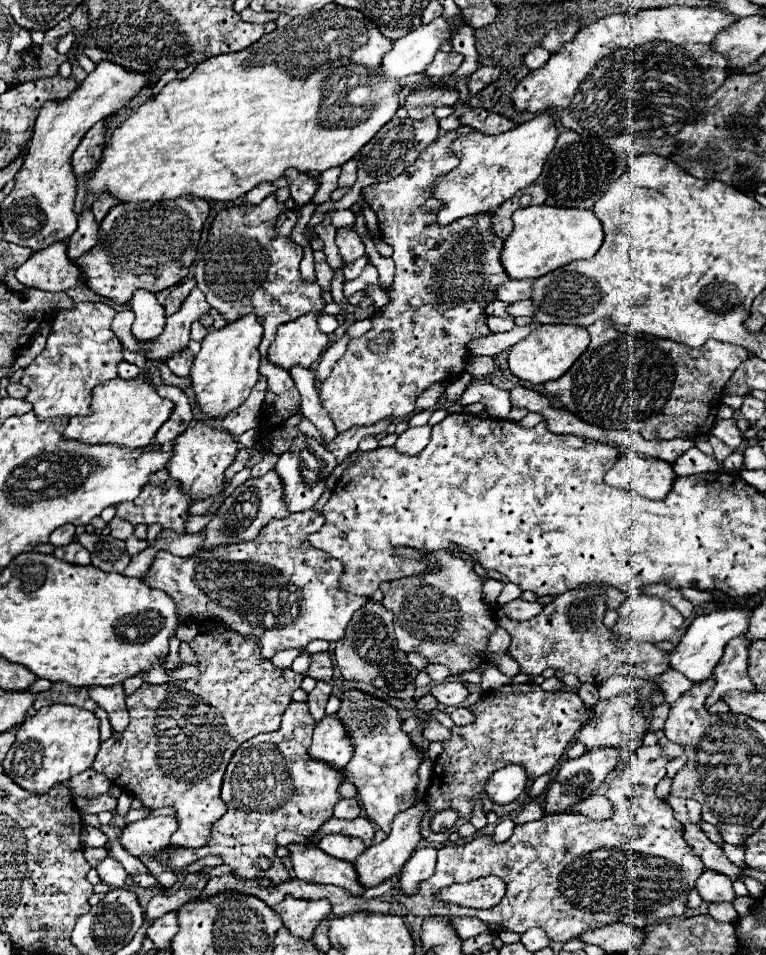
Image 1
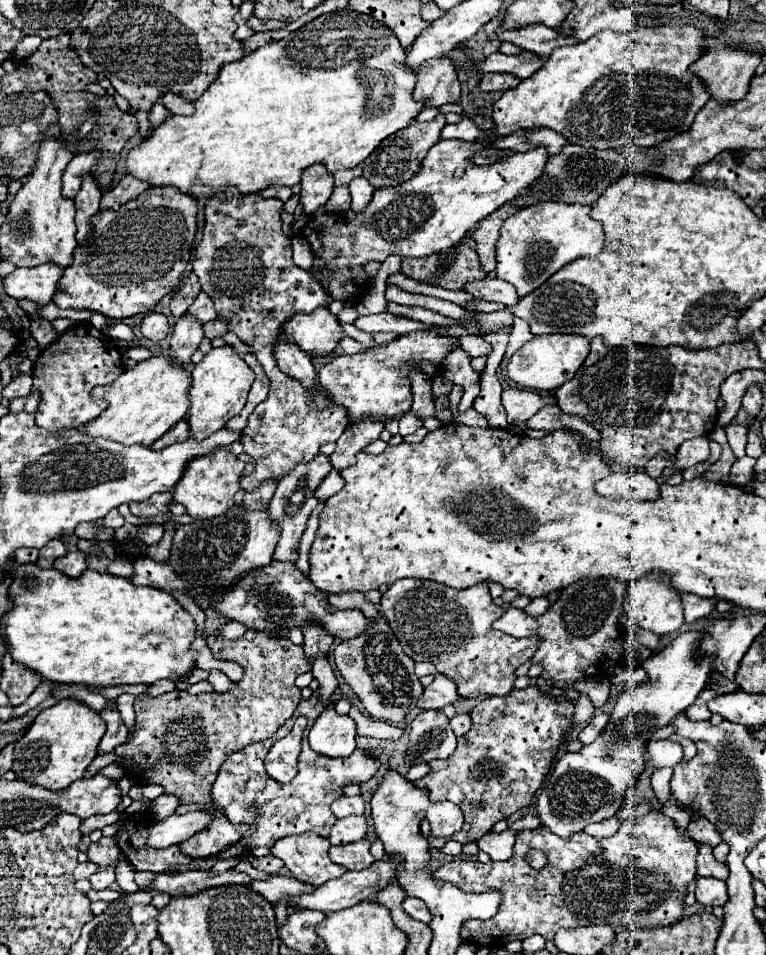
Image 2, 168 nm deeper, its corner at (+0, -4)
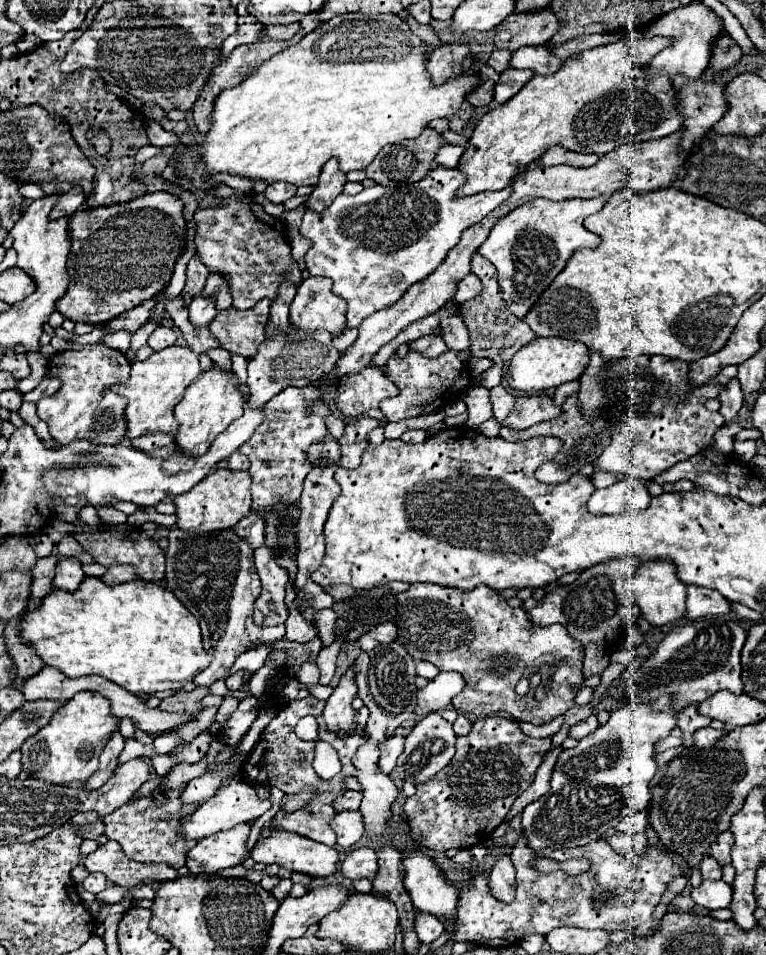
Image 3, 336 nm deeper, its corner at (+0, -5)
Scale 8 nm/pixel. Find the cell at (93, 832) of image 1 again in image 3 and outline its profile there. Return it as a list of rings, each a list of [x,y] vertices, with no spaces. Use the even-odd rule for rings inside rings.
[[[108,841],[84,859],[88,873],[104,873],[108,881],[120,887],[134,887],[144,881],[172,881],[178,871],[166,863],[136,863],[130,861],[116,841]]]

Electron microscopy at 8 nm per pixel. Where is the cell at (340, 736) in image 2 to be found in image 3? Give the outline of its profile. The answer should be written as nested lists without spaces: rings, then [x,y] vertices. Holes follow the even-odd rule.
[[[348,667],[348,671],[342,675],[340,683],[336,685],[334,693],[328,697],[328,703],[322,713],[328,729],[336,731],[338,735],[344,735],[346,729],[352,729],[354,719],[356,719],[356,713],[352,709],[352,701],[358,693],[358,687],[354,681],[356,673],[358,673],[356,667]]]

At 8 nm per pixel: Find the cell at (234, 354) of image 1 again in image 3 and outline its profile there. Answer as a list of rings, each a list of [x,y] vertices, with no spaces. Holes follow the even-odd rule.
[[[218,367],[204,371],[202,377],[186,389],[184,399],[174,409],[174,417],[180,425],[180,429],[174,437],[176,449],[180,449],[188,457],[204,455],[210,449],[214,437],[218,433],[222,433],[232,421],[242,417],[242,411],[244,411],[242,405],[244,403],[242,403],[234,373],[222,373]]]

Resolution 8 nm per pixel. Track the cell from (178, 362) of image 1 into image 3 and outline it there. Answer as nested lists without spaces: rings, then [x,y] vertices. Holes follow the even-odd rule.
[[[198,293],[192,299],[188,309],[190,309],[194,325],[208,325],[216,317],[216,313],[218,313],[216,303],[212,301],[212,297],[204,297],[204,293]]]

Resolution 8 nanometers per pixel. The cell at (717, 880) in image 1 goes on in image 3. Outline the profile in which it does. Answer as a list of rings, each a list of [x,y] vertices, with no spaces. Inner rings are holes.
[[[702,881],[700,887],[692,889],[692,901],[706,909],[724,909],[732,901],[732,887],[724,881]]]

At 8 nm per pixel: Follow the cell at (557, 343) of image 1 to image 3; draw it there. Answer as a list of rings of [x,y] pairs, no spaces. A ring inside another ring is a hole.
[[[536,337],[532,343],[524,345],[510,361],[508,365],[508,385],[516,391],[548,391],[556,389],[558,385],[566,381],[580,379],[584,369],[588,367],[590,361],[590,351],[582,341],[570,341],[570,339],[560,339],[560,337]]]

